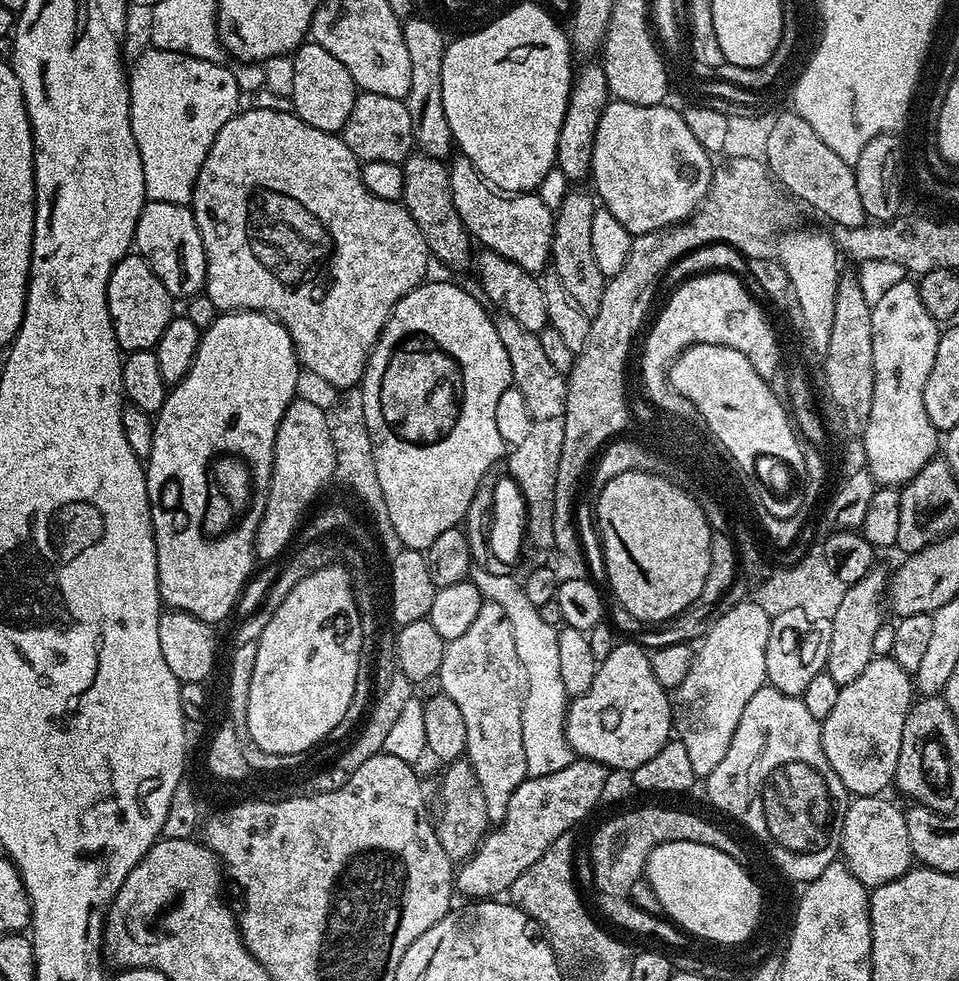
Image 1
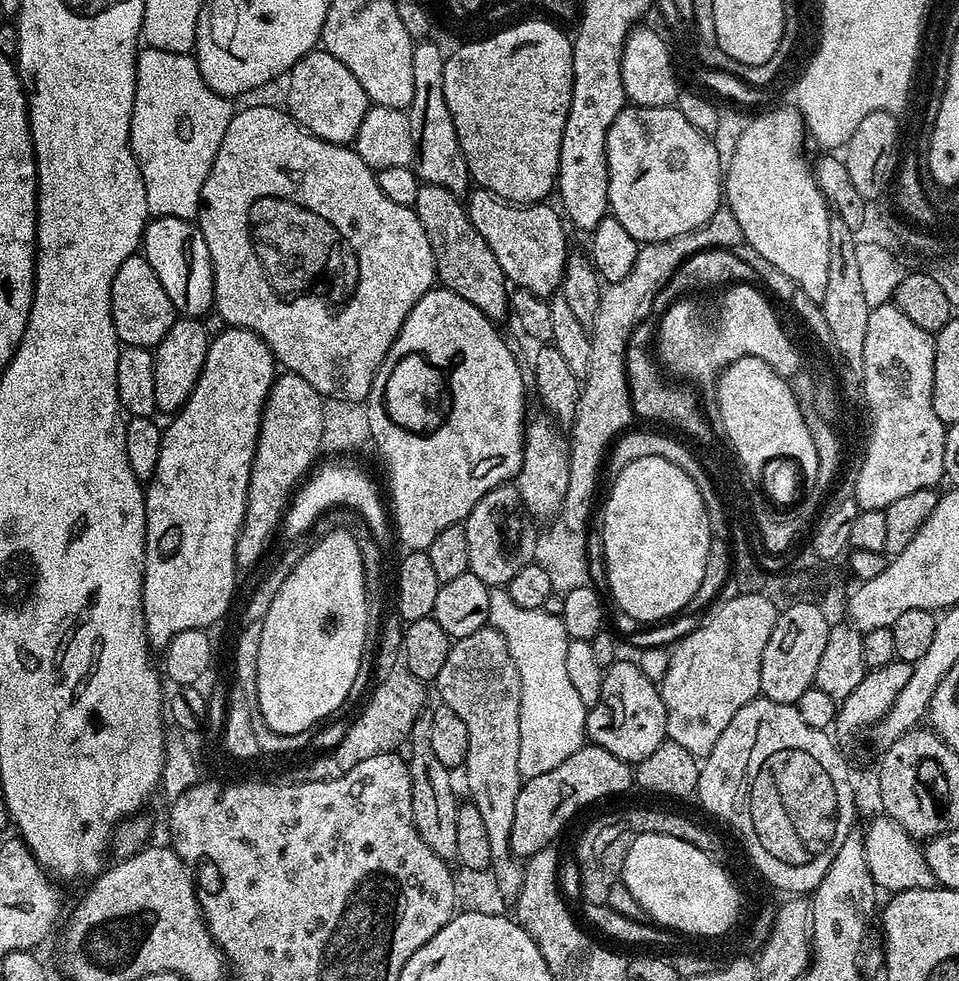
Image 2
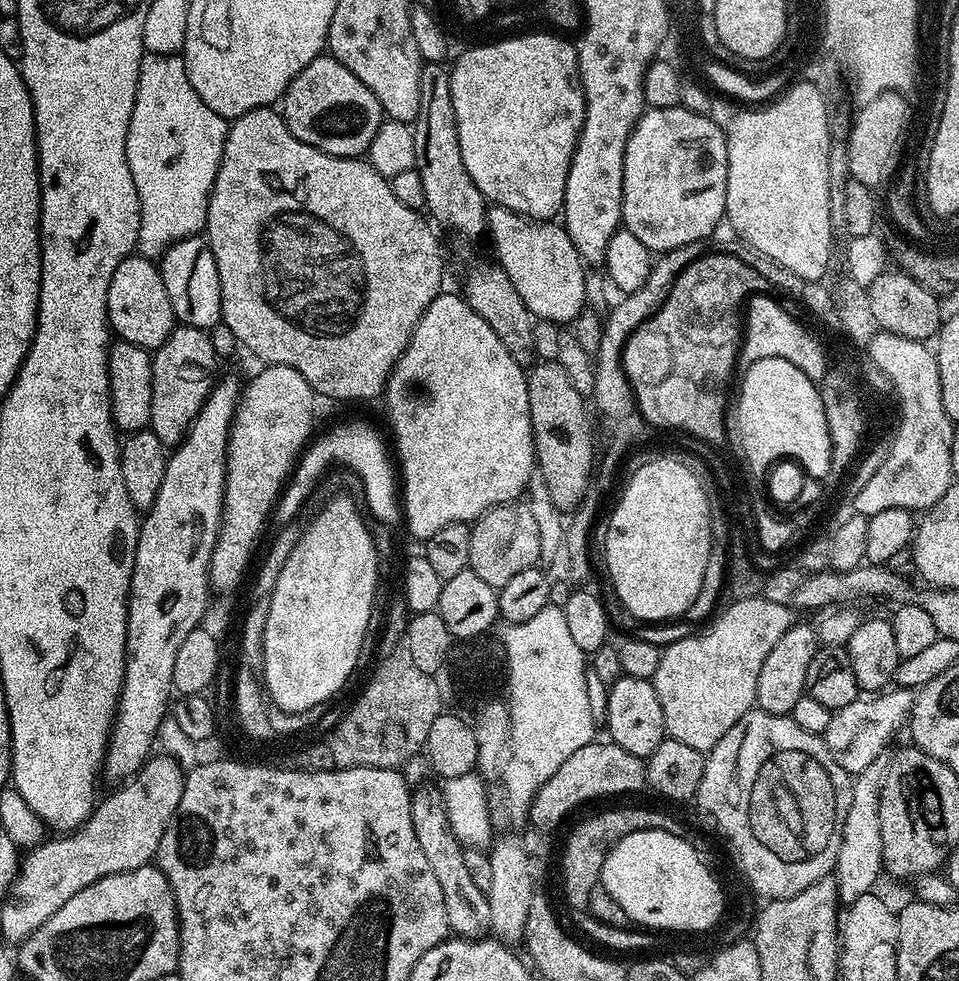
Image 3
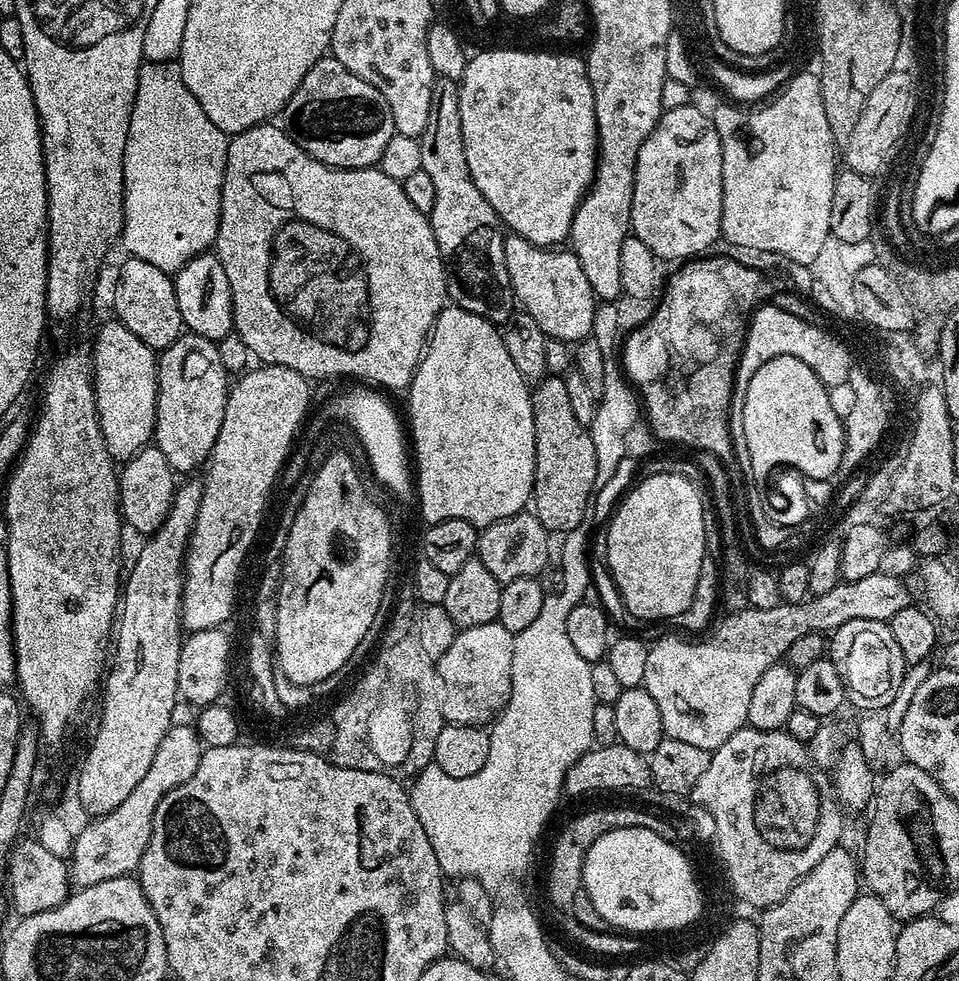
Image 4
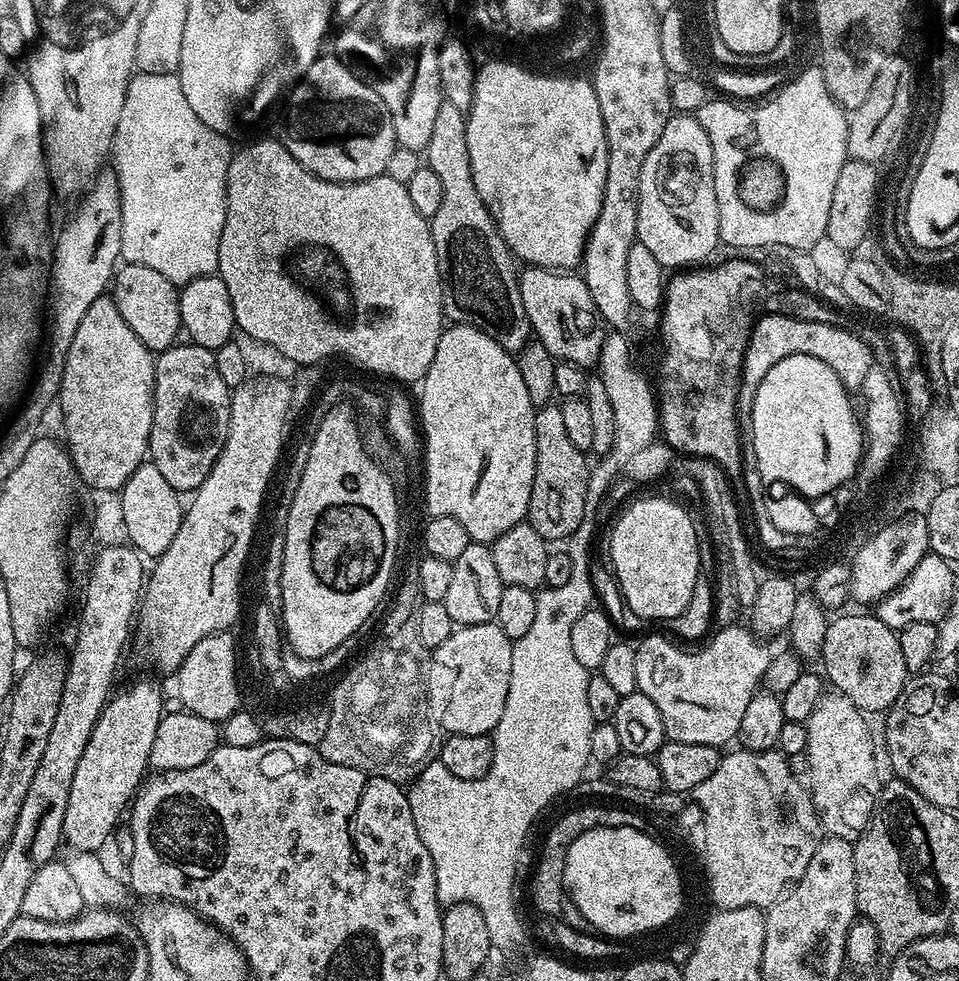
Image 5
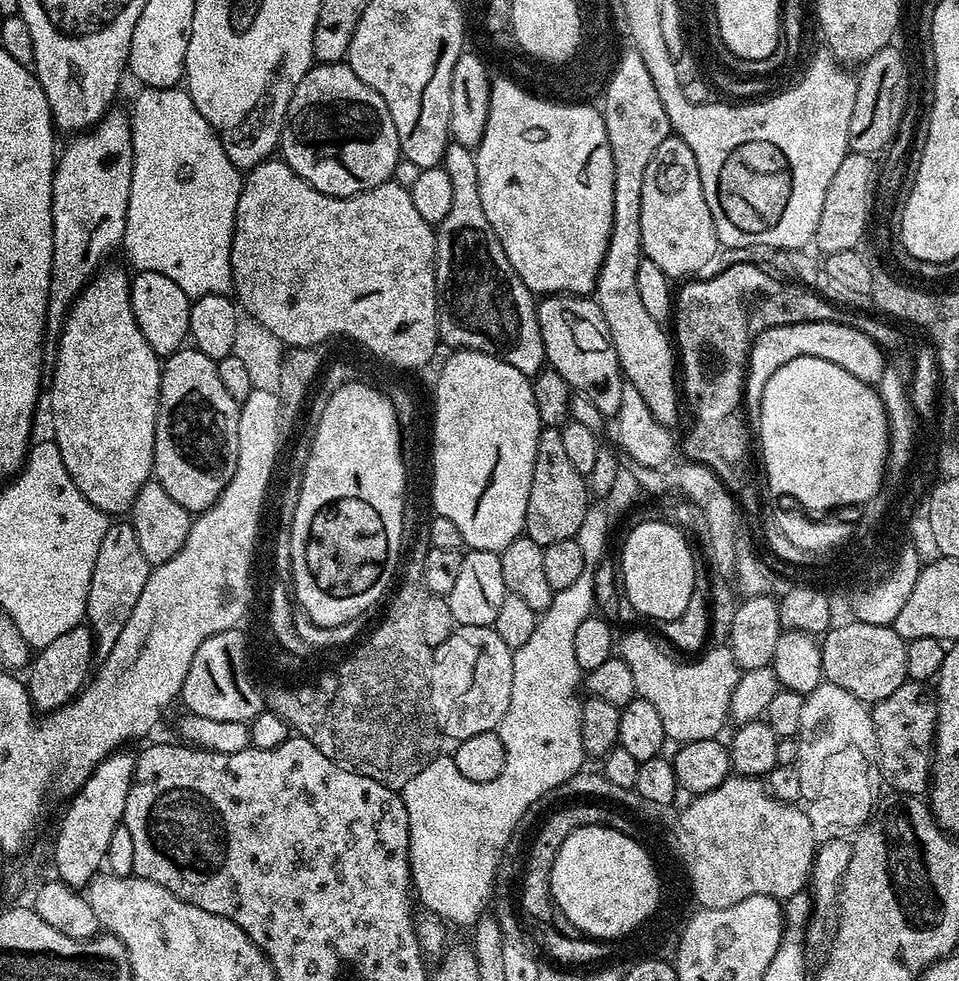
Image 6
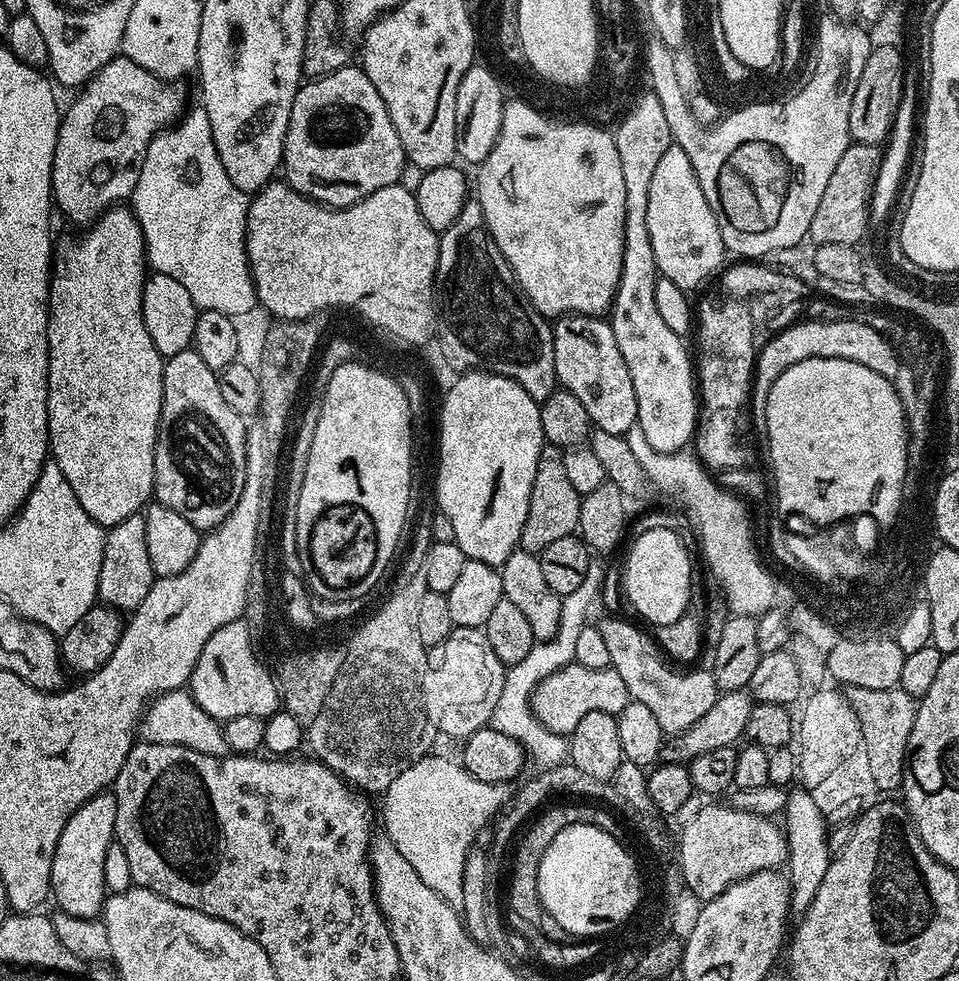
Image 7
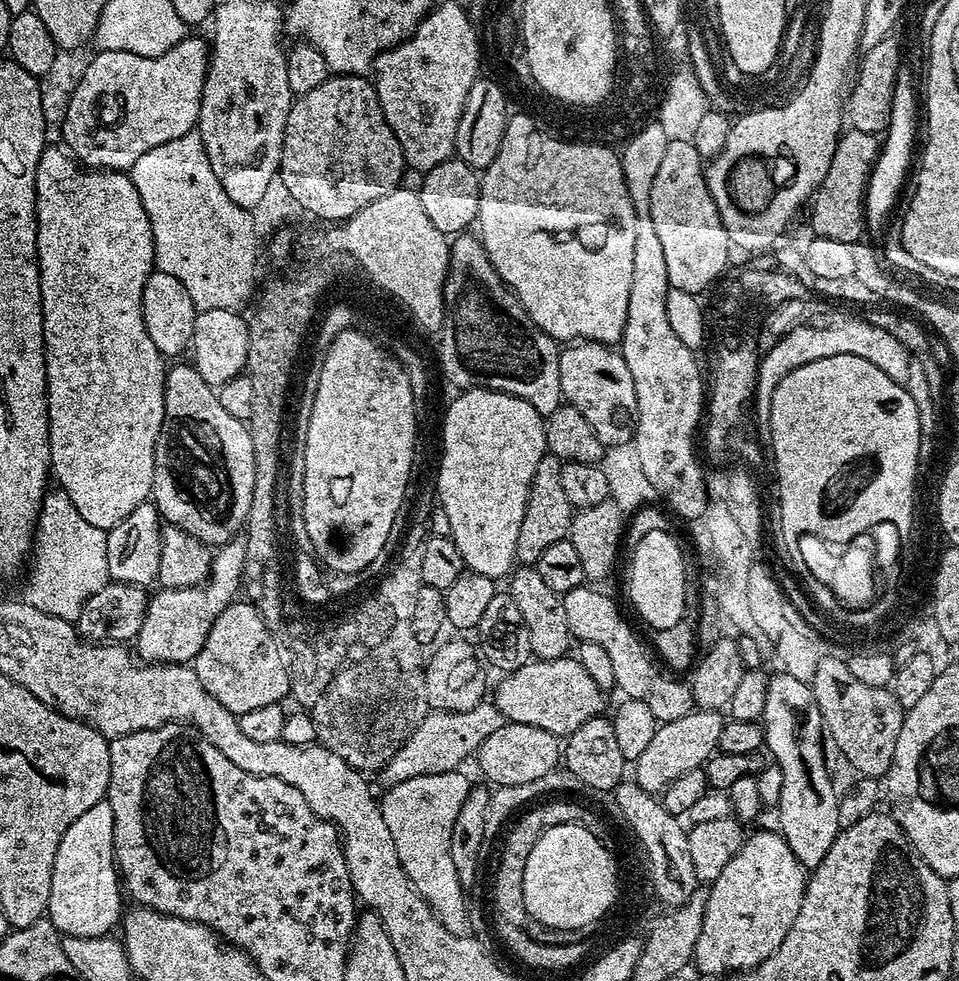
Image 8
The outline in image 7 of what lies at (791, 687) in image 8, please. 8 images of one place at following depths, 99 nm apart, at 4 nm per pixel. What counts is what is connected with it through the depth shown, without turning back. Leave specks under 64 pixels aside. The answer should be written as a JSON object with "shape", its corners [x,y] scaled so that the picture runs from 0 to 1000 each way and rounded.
{"shape":[[[839,805],[827,806],[822,812],[820,831],[815,836],[815,847],[822,853],[822,876],[820,892],[826,905],[826,930],[837,932],[849,919],[849,911],[853,911],[853,903],[857,903],[857,895],[861,895],[861,887],[865,883],[870,869],[864,864],[863,852],[865,840],[862,840],[860,829],[856,828],[849,813]]]}

